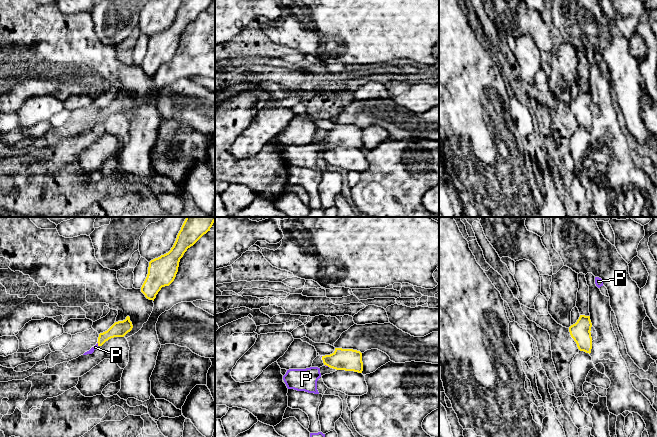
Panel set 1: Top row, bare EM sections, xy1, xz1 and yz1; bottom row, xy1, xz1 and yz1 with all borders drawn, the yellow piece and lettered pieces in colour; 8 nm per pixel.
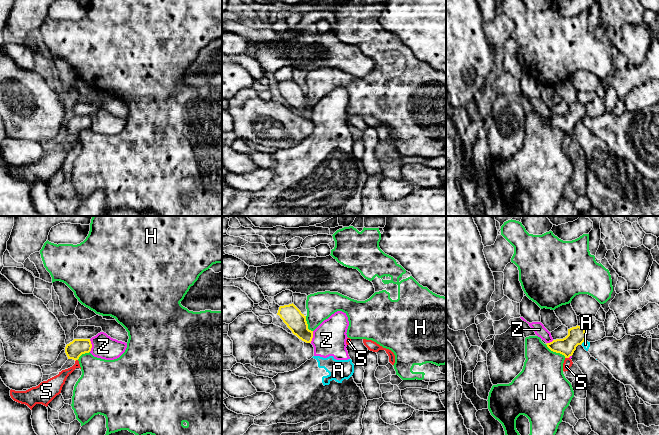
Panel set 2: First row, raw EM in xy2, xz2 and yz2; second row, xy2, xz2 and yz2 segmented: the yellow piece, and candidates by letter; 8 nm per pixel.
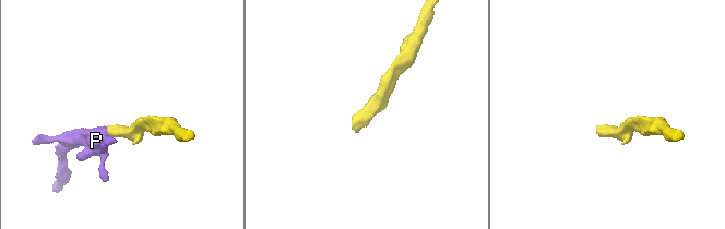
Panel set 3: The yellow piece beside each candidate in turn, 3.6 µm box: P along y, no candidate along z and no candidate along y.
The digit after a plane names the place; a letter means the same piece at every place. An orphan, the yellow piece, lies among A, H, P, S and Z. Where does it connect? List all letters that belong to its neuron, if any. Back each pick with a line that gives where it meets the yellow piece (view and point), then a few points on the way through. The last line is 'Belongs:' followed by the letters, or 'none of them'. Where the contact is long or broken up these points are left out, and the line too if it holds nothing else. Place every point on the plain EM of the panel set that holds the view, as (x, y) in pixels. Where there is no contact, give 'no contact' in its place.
P: meets yellow in xy1 at (98, 120); runs through xy1 (119, 105), (108, 110), (98, 120), (95, 123)
Belongs: P

